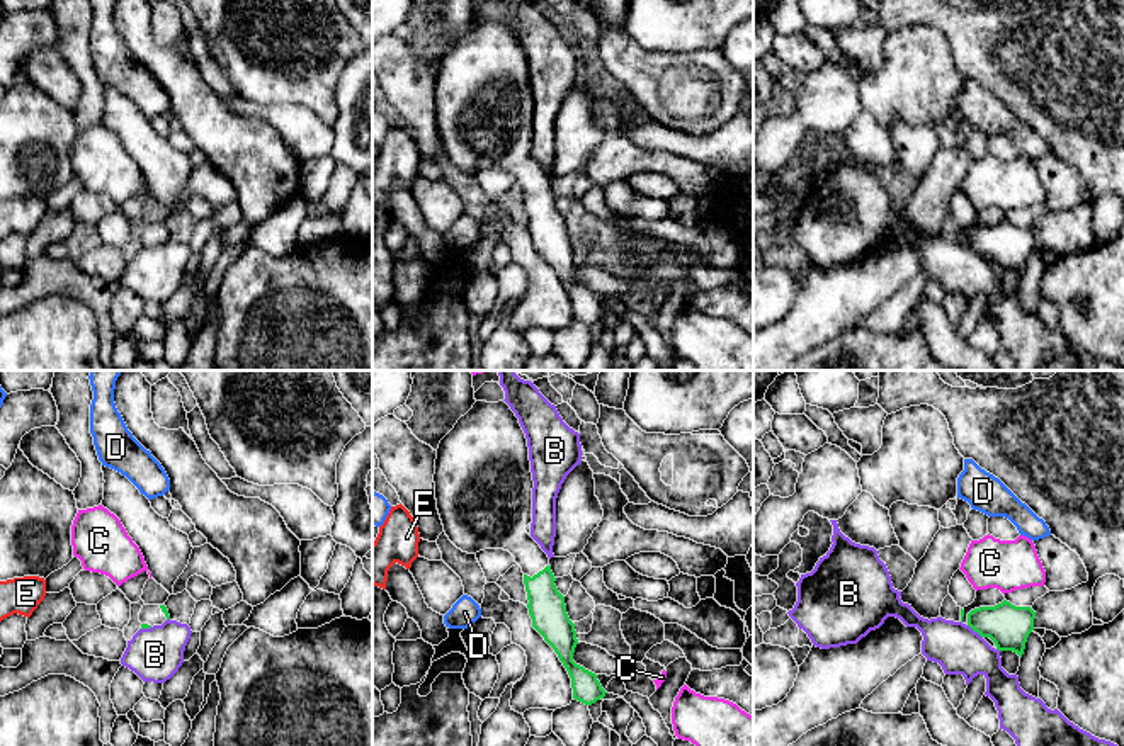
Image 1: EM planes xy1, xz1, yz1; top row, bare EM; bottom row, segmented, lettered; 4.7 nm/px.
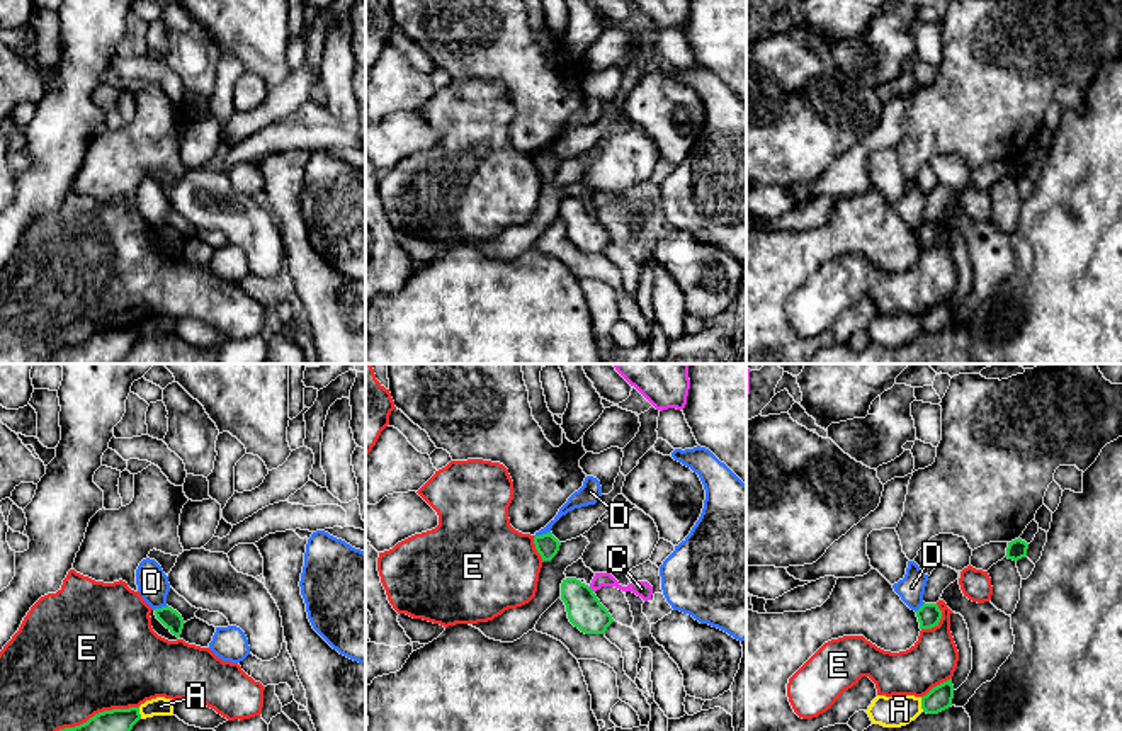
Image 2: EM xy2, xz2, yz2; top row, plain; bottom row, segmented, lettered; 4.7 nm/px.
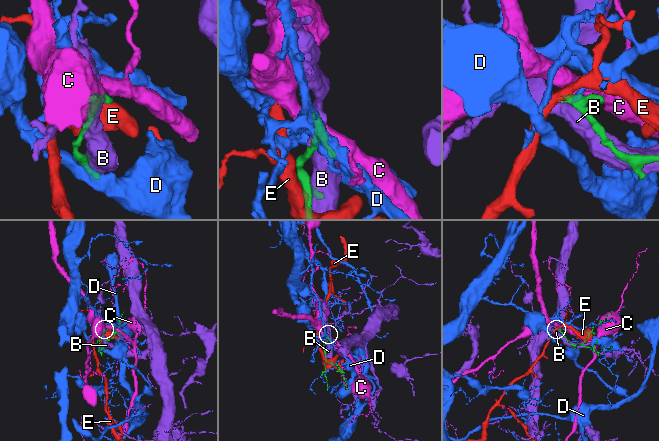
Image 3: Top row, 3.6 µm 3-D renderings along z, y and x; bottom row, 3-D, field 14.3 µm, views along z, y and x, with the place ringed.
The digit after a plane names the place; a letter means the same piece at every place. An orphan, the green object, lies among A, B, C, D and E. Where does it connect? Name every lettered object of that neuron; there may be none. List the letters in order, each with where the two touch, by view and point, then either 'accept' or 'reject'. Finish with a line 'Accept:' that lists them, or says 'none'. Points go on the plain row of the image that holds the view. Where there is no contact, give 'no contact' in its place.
A: yz2 (922, 323) | reject
B: yz1 (975, 250) | reject
C: xz2 (590, 208) | reject
D: xz2 (543, 153) | reject
E: yz2 (939, 240) | reject
Accept: none

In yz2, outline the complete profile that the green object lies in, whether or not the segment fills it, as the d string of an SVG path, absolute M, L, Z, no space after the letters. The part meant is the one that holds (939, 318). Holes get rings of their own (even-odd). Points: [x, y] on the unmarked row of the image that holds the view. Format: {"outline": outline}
{"outline": "M952 298L933 306L926 314L921 316L921 328L926 333L938 333L952 325L954 304Z"}

